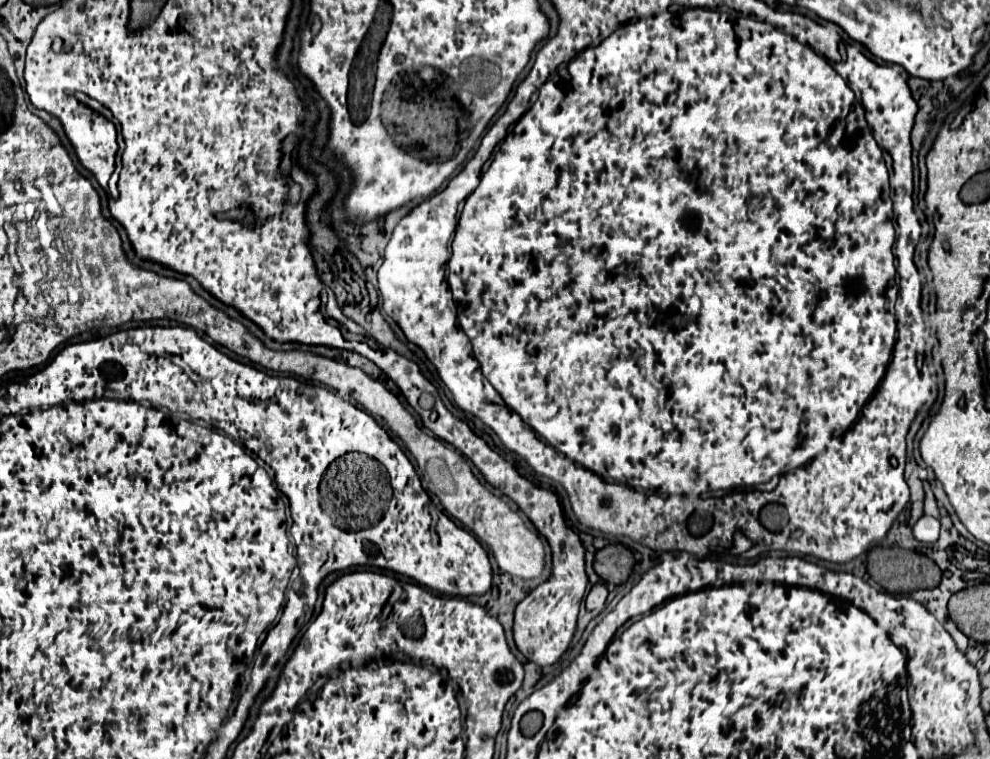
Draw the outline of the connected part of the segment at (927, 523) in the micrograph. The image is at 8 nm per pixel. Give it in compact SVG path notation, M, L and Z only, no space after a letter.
M923 515L915 525L913 525L913 537L921 543L933 543L939 539L939 519Z

